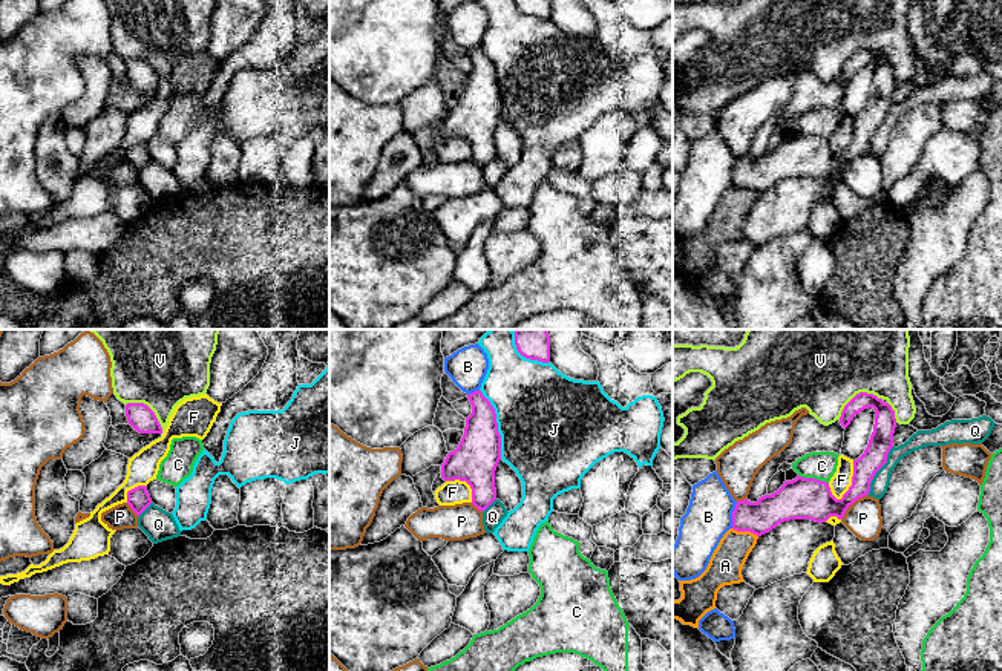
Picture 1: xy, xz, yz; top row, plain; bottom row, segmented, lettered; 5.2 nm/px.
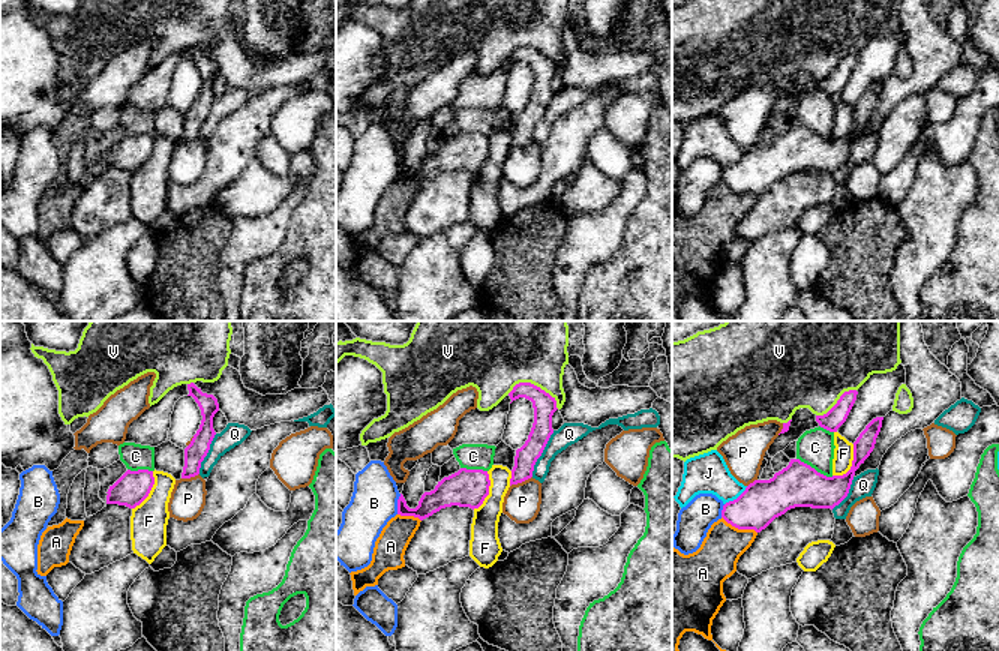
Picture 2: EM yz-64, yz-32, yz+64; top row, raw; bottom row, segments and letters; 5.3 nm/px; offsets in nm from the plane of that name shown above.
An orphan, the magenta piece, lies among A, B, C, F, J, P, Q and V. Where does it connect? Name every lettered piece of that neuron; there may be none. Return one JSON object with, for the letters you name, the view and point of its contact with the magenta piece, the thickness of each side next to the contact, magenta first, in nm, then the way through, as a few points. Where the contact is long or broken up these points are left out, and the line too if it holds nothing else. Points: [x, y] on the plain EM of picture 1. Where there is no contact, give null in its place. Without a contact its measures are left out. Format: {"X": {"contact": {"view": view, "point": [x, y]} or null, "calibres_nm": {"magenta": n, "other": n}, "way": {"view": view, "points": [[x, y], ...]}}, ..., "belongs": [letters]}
{"belongs": []}

